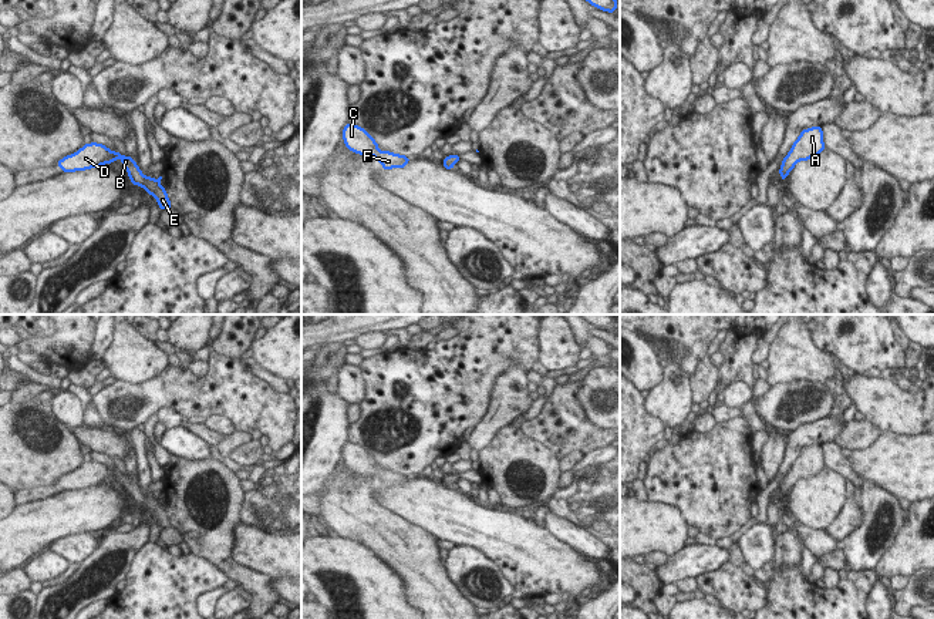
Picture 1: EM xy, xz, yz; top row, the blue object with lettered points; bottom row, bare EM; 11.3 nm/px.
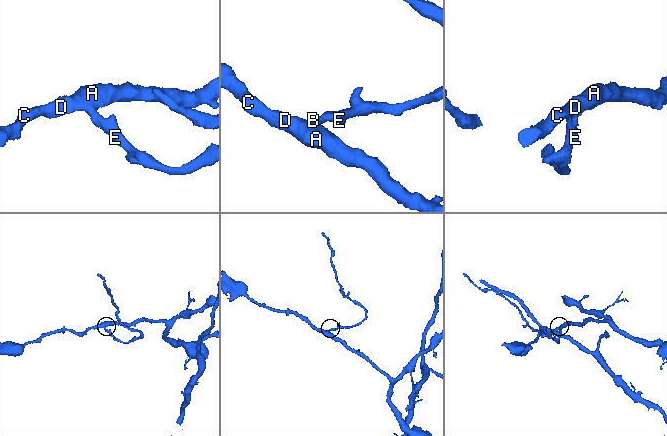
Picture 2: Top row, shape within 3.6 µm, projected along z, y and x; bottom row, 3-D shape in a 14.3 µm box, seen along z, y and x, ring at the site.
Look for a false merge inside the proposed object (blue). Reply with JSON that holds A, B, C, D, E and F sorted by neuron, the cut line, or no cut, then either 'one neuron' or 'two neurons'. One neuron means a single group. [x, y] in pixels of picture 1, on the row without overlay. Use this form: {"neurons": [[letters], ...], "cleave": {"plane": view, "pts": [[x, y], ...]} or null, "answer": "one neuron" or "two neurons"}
{"neurons": [["A", "B", "C", "D", "E", "F"]], "cleave": null, "answer": "one neuron"}

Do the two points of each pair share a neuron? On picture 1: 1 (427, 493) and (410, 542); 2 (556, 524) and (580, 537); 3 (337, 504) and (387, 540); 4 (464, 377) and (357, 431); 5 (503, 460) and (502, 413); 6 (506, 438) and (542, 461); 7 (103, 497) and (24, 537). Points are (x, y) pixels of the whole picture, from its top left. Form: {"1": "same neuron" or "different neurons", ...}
{"1": "different neurons", "2": "same neuron", "3": "same neuron", "4": "same neuron", "5": "different neurons", "6": "same neuron", "7": "same neuron"}

